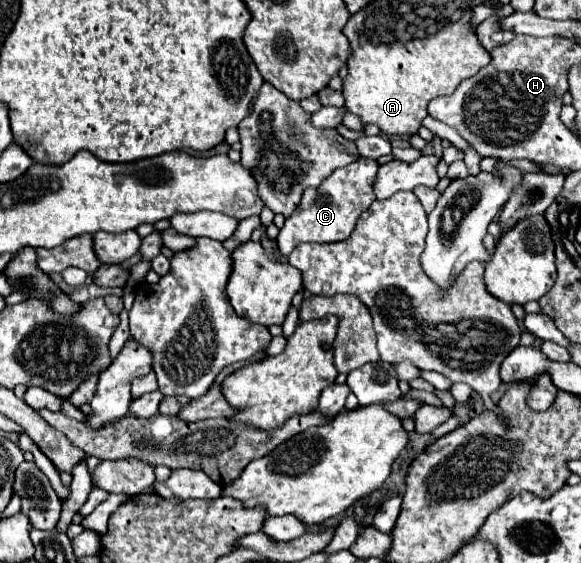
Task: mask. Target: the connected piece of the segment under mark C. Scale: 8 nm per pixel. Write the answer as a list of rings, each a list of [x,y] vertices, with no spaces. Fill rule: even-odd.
[[[359,158],[353,164],[335,170],[329,178],[323,180],[317,188],[307,188],[303,192],[303,198],[295,212],[285,220],[285,226],[281,228],[277,236],[277,244],[281,248],[283,256],[289,256],[293,248],[301,242],[341,242],[345,240],[363,210],[369,208],[369,204],[375,200],[373,194],[373,182],[377,176],[379,164],[369,158]]]

